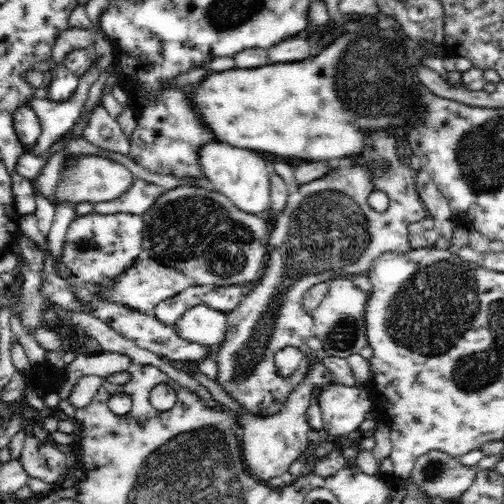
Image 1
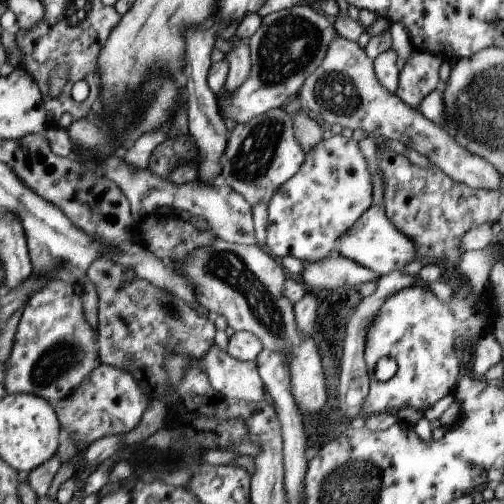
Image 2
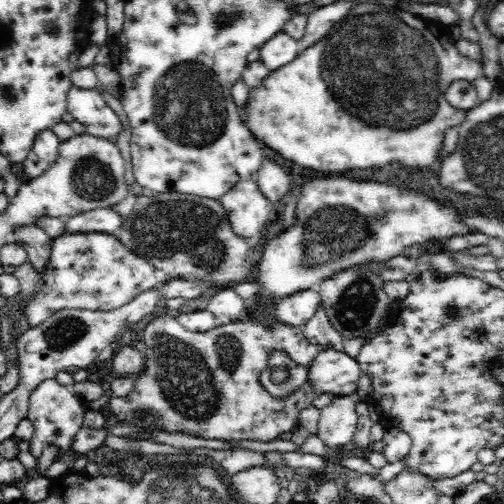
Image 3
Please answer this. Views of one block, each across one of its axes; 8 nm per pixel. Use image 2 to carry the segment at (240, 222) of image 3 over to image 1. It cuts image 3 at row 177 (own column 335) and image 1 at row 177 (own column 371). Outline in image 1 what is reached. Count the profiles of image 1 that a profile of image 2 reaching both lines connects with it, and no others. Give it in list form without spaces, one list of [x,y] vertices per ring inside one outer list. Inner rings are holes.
[[[208,142],[198,150],[198,170],[212,182],[214,190],[218,194],[228,196],[238,210],[260,216],[262,210],[268,210],[272,206],[270,200],[270,176],[272,176],[272,168],[270,162],[266,162],[270,158],[266,156],[256,156],[252,150],[246,148],[232,148],[228,144],[222,142]]]

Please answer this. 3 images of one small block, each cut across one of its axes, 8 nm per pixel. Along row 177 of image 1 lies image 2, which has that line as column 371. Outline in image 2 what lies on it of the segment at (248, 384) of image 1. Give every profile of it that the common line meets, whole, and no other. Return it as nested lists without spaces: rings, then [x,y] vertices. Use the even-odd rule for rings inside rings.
[[[463,278],[463,284],[451,294],[449,300],[441,302],[427,286],[413,284],[411,288],[399,290],[387,298],[373,322],[369,324],[365,338],[365,364],[369,372],[369,394],[365,396],[361,416],[379,416],[397,412],[401,408],[415,408],[425,412],[439,398],[455,392],[459,366],[453,350],[455,338],[479,340],[493,332],[497,322],[497,310],[493,306],[493,290],[487,284],[485,292],[475,294],[473,286]],[[379,358],[393,358],[397,372],[387,382],[379,382],[373,376],[375,362]]]

